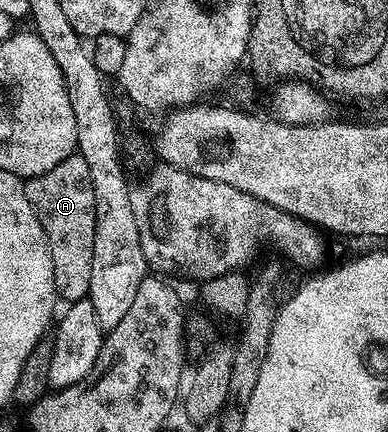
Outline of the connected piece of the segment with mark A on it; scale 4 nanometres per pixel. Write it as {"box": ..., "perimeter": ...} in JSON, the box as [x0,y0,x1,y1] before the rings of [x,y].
{"box":[25,155,95,303],"perimeter":[[[78,155],[61,159],[53,171],[26,178],[25,195],[47,236],[56,294],[67,303],[84,300],[90,291],[95,225],[94,187],[88,164]]]}

